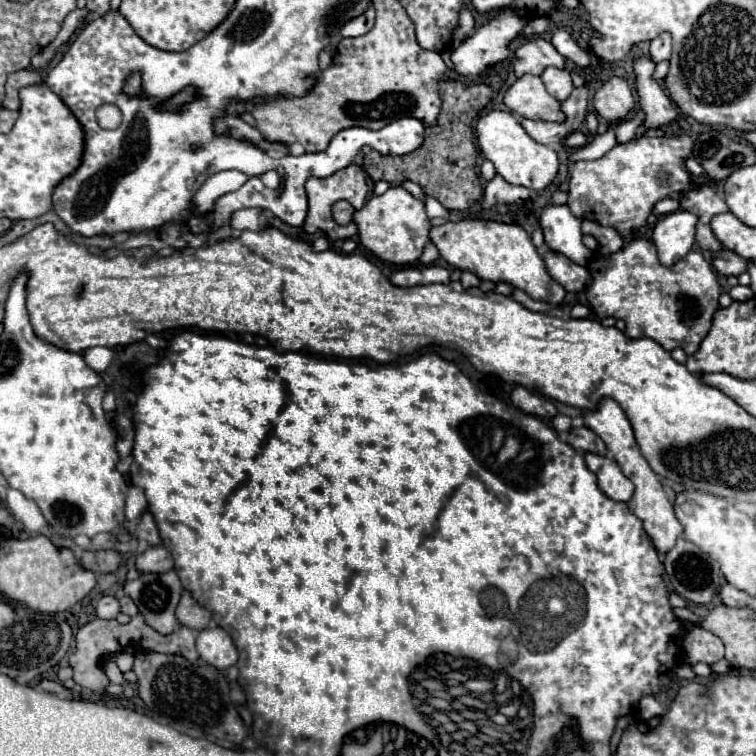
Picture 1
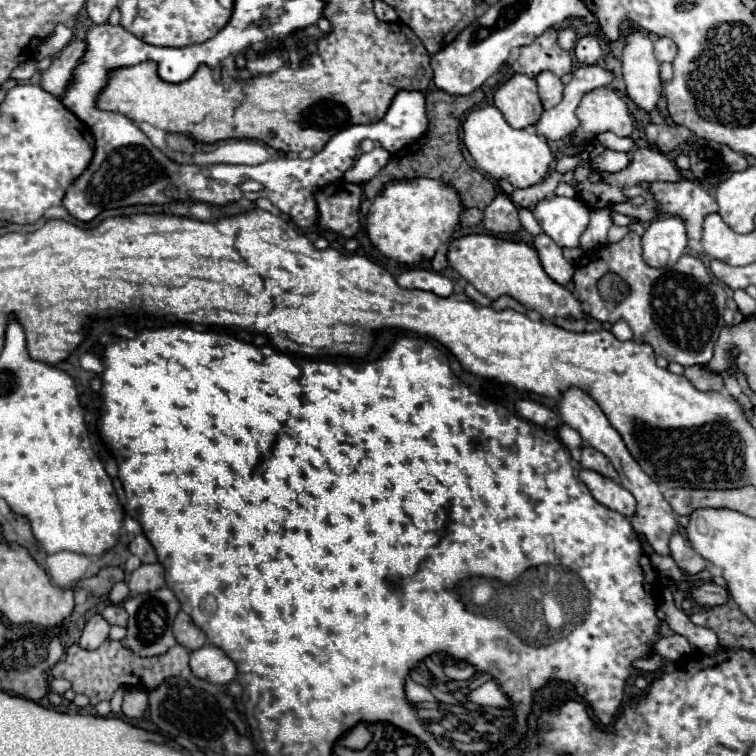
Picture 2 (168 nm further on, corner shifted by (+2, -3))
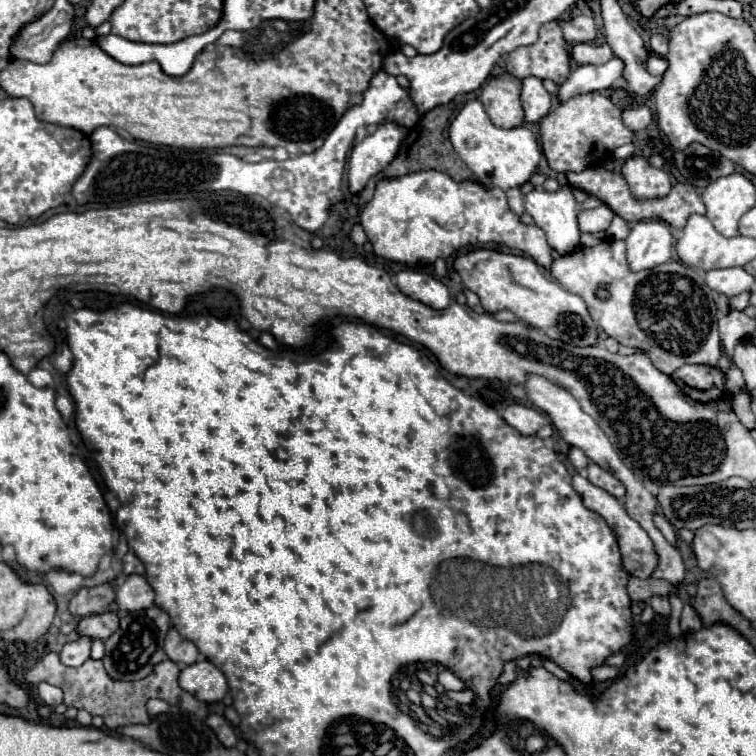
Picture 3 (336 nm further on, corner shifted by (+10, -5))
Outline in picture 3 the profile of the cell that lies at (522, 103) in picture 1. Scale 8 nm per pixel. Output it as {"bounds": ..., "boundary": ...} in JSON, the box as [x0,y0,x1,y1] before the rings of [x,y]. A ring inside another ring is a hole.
{"bounds":[481,72,523,128],"boundary":[[[507,72],[491,78],[485,84],[481,92],[481,102],[495,126],[517,128],[523,124],[523,108],[519,92],[521,92],[521,80]]]}

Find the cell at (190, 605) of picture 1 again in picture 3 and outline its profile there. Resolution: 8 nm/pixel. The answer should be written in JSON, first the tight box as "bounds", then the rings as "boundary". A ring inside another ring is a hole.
{"bounds":[165,628,199,666],"boundary":[[[171,628],[165,638],[165,654],[179,666],[191,666],[199,658],[197,648],[189,640],[185,640],[175,628]]]}

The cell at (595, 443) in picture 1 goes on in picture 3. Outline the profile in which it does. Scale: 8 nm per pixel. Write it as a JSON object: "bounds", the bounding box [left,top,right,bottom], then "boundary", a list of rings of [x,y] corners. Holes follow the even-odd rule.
{"bounds":[587,462,625,498],"boundary":[[[593,462],[587,466],[587,478],[589,478],[589,482],[593,482],[595,486],[599,486],[599,488],[603,488],[605,492],[613,494],[615,498],[623,498],[623,496],[625,496],[625,486],[623,486],[613,474],[605,472],[603,468],[599,468],[599,466],[593,464]]]}

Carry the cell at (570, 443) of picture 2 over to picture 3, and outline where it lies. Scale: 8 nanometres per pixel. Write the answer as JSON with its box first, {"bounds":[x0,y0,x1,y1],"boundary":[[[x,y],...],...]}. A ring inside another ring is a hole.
{"bounds":[569,447,589,470],"boundary":[[[570,447],[569,457],[570,457],[569,461],[576,470],[586,468],[586,466],[589,463],[589,459],[587,458],[587,456],[584,454],[582,450],[579,450],[578,448]]]}

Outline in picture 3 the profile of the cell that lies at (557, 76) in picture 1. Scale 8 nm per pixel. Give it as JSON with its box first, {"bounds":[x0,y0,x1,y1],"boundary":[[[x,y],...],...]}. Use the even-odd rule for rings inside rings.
{"bounds":[521,78,551,122],"boundary":[[[525,78],[521,88],[521,106],[525,112],[525,122],[539,122],[551,110],[551,96],[543,88],[539,78]]]}

